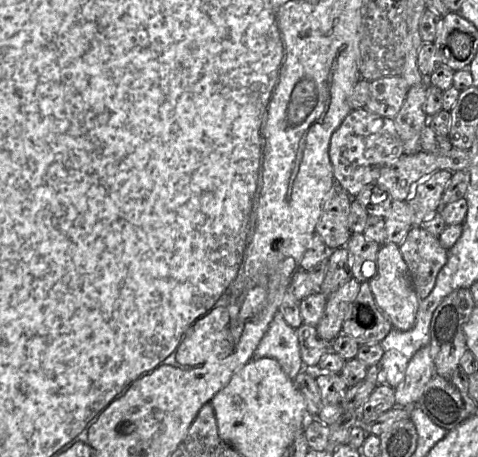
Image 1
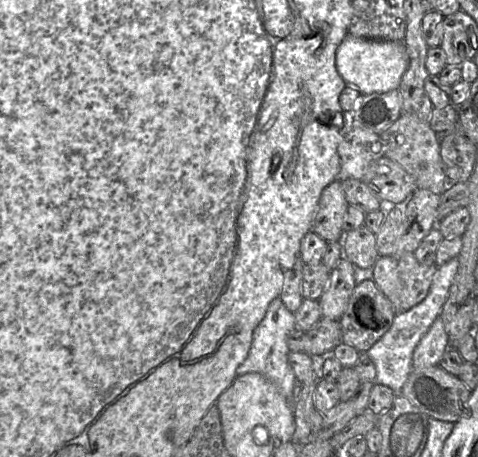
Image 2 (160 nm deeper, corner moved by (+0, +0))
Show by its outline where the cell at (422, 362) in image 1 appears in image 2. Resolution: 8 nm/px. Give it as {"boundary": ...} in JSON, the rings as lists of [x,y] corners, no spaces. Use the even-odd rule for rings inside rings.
{"boundary":[[[438,317],[428,332],[417,344],[412,356],[412,370],[425,369],[439,365],[439,362],[450,346],[444,324]]]}

